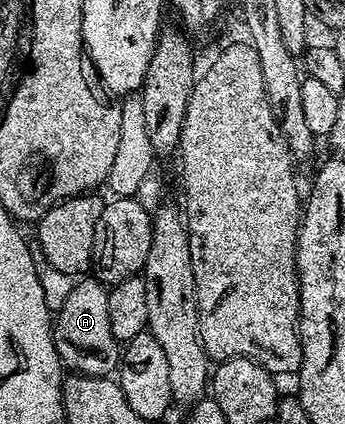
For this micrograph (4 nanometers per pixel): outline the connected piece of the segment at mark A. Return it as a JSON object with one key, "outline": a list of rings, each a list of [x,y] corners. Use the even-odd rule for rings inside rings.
{"outline":[[[84,277],[76,281],[73,292],[69,292],[69,297],[65,300],[65,305],[54,315],[55,347],[59,359],[68,371],[98,378],[106,378],[118,371],[121,344],[113,336],[113,328],[109,328],[107,292],[108,287],[96,282],[94,277]]]}

